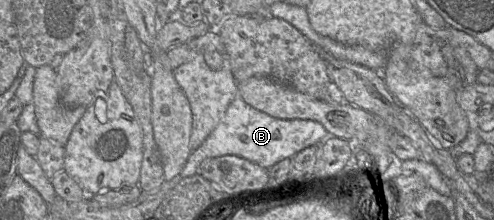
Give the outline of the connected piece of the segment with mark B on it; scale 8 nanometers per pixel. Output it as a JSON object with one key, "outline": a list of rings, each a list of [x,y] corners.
{"outline":[[[238,95],[229,104],[223,118],[206,140],[190,153],[180,177],[198,173],[199,166],[205,159],[223,155],[240,156],[269,169],[280,160],[325,141],[329,136],[323,125],[317,121],[275,118],[253,108]]]}

